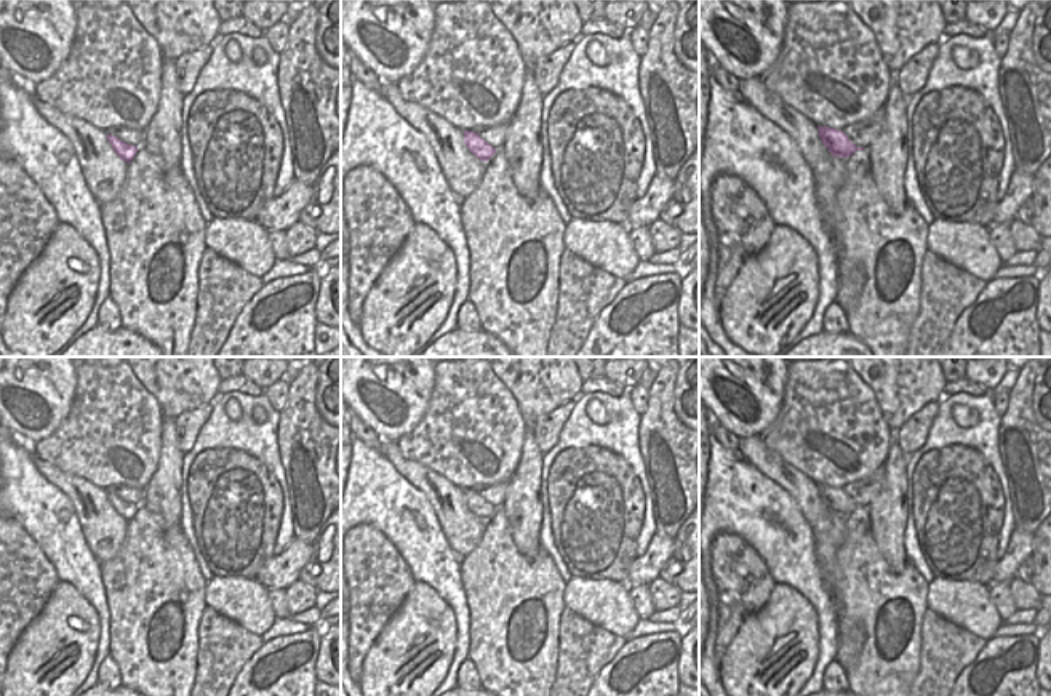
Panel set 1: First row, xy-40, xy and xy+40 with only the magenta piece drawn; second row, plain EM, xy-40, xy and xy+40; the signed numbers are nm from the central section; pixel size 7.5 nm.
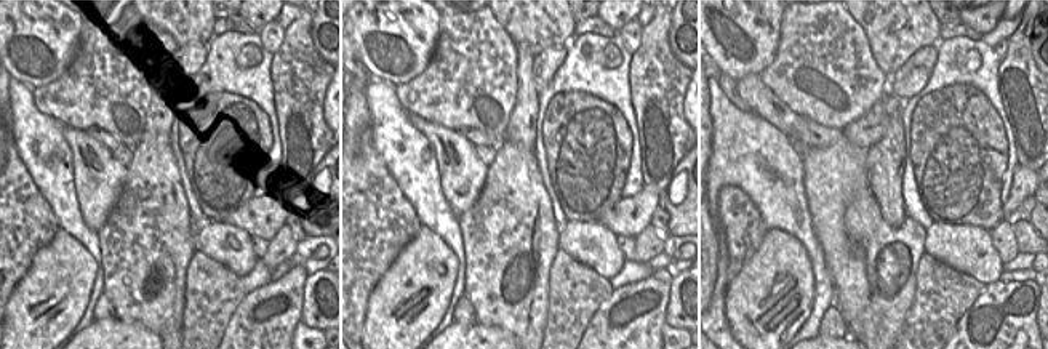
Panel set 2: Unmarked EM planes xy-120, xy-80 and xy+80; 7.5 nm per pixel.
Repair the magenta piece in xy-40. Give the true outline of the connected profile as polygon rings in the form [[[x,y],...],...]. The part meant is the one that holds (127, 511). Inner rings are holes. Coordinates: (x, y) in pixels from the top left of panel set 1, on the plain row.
[[[107,493],[107,498],[114,507],[114,510],[125,520],[131,520],[138,510],[136,504],[126,502],[123,499],[120,499],[118,496]]]

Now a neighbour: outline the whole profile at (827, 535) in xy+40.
[[[832,514],[827,520],[817,522],[811,528],[816,544],[816,558],[822,570],[824,581],[832,592],[835,584],[835,555],[845,539],[845,517]]]

